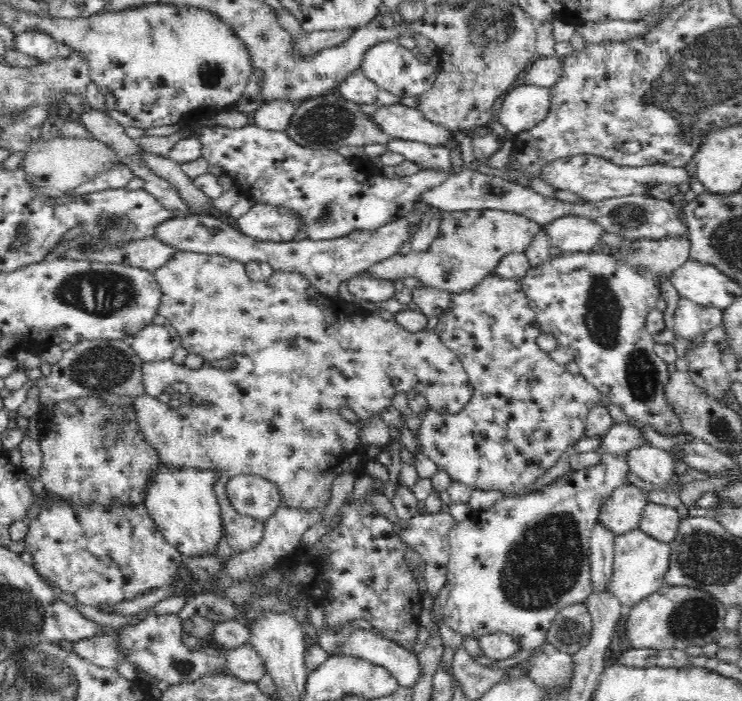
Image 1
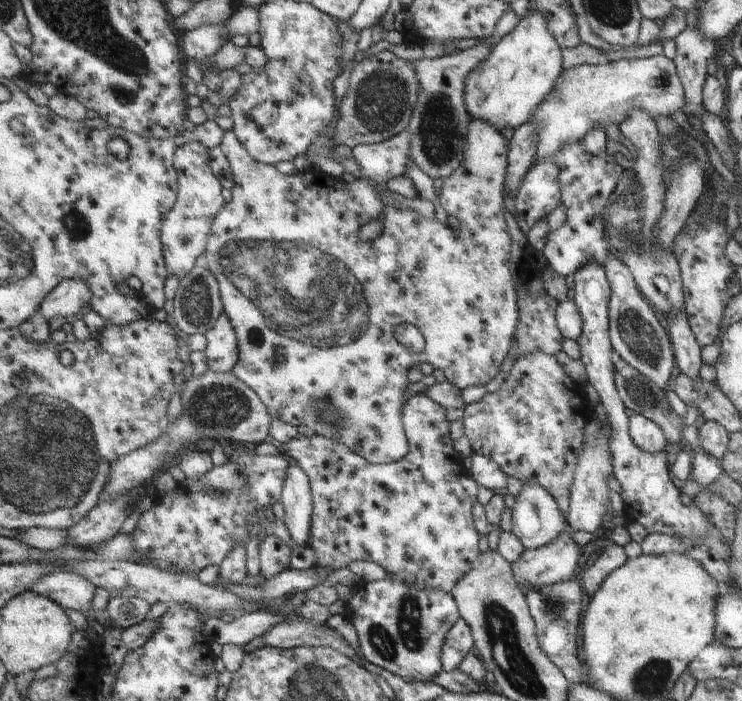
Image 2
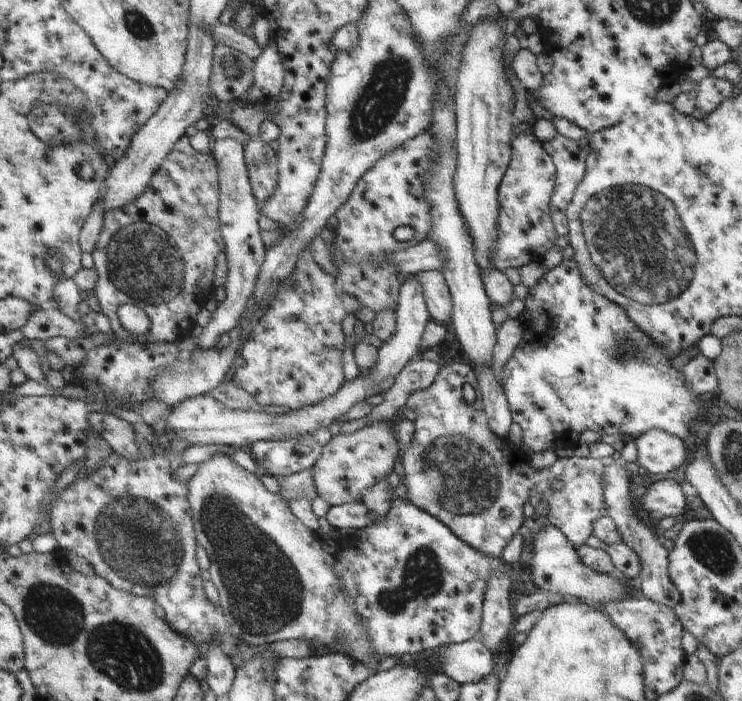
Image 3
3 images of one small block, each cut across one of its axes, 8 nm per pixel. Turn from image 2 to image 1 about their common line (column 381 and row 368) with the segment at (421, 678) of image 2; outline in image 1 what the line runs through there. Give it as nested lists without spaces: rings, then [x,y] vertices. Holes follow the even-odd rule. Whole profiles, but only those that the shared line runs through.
[[[602,250],[563,251],[560,255],[550,256],[549,260],[542,262],[539,267],[531,266],[519,283],[543,332],[554,335],[559,344],[572,348],[581,375],[592,383],[601,395],[608,397],[611,404],[620,407],[628,418],[637,420],[641,425],[649,425],[660,435],[672,437],[685,434],[678,416],[671,411],[664,394],[664,386],[668,382],[670,372],[666,362],[656,355],[656,339],[646,328],[646,314],[661,298],[659,287],[651,278],[628,265],[614,261],[608,252]]]

